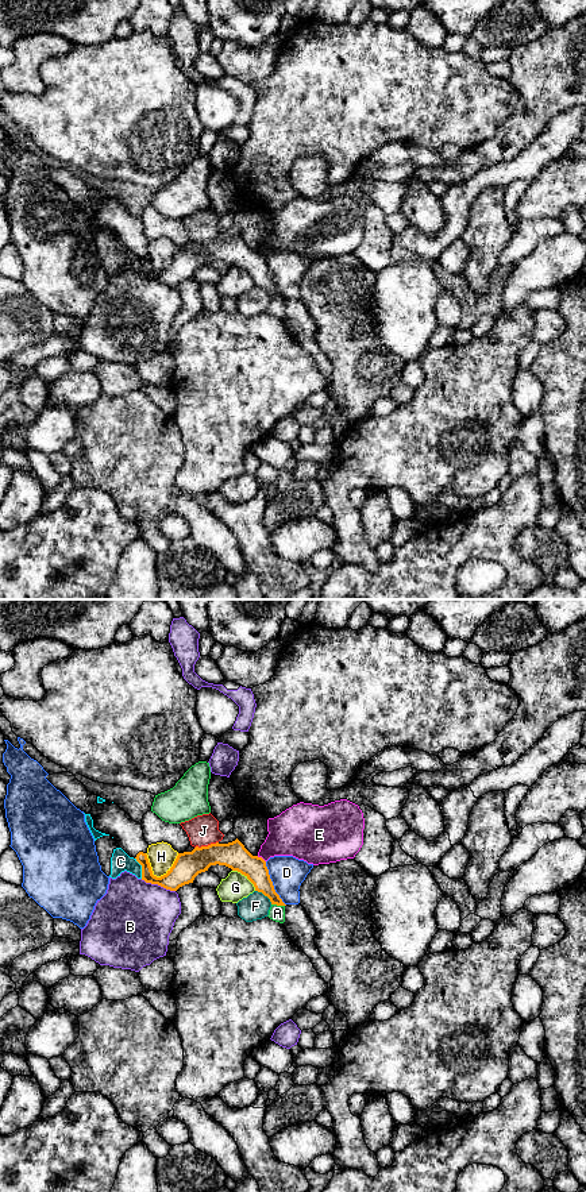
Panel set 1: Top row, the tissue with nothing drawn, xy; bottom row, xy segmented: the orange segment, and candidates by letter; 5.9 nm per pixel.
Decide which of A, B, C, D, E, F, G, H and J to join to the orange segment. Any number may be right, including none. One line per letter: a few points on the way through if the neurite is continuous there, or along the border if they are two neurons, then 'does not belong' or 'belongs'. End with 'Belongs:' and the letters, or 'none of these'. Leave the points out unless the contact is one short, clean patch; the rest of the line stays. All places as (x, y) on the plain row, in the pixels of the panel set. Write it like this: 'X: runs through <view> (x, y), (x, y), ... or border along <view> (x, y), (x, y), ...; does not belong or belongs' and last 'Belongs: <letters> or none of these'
A: does not belong
B: border along xy (141, 274), (174, 286); does not belong
C: border along xy (135, 253), (141, 261), (142, 273); does not belong
D: border along xy (265, 257), (273, 284), (285, 300); does not belong
E: does not belong
F: border along xy (255, 285), (261, 286), (272, 299); does not belong
G: does not belong
H: border along xy (145, 249), (151, 267), (157, 272), (166, 267), (178, 249); does not belong
J: border along xy (218, 236), (195, 243); does not belong
Belongs: none of these

